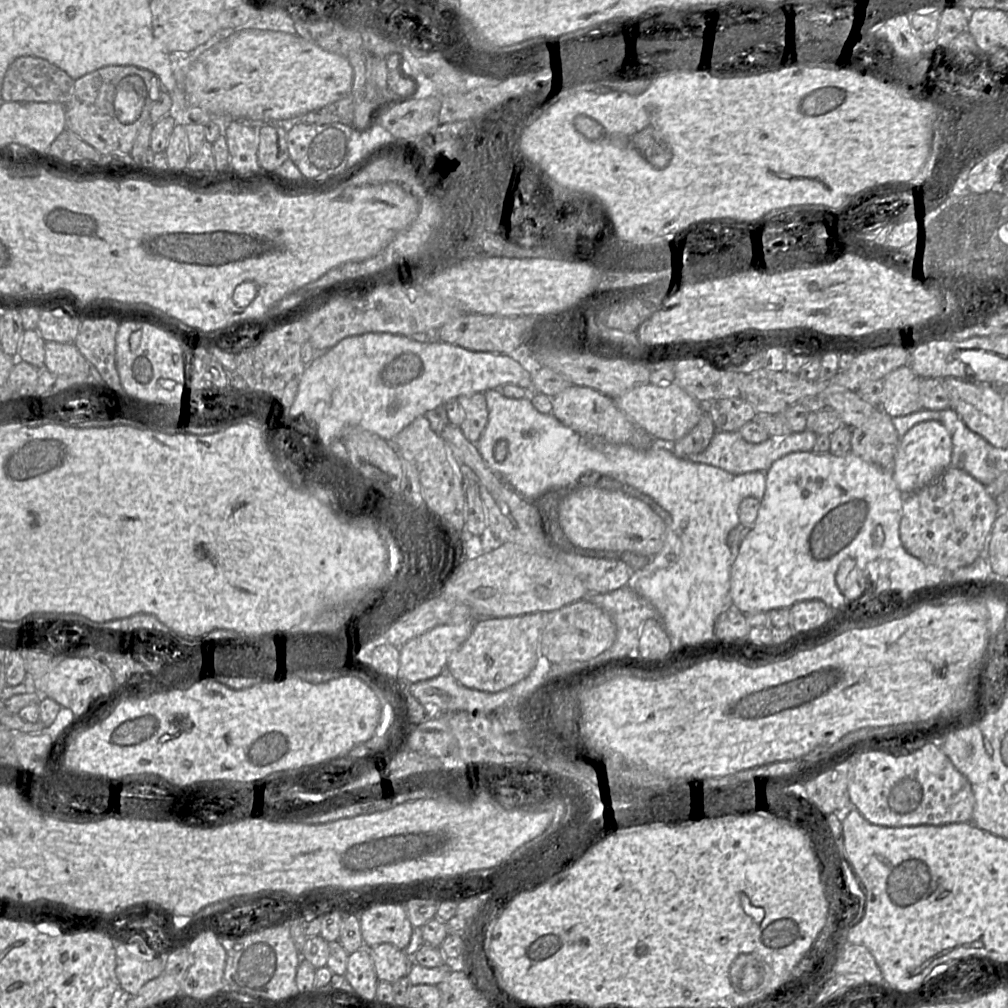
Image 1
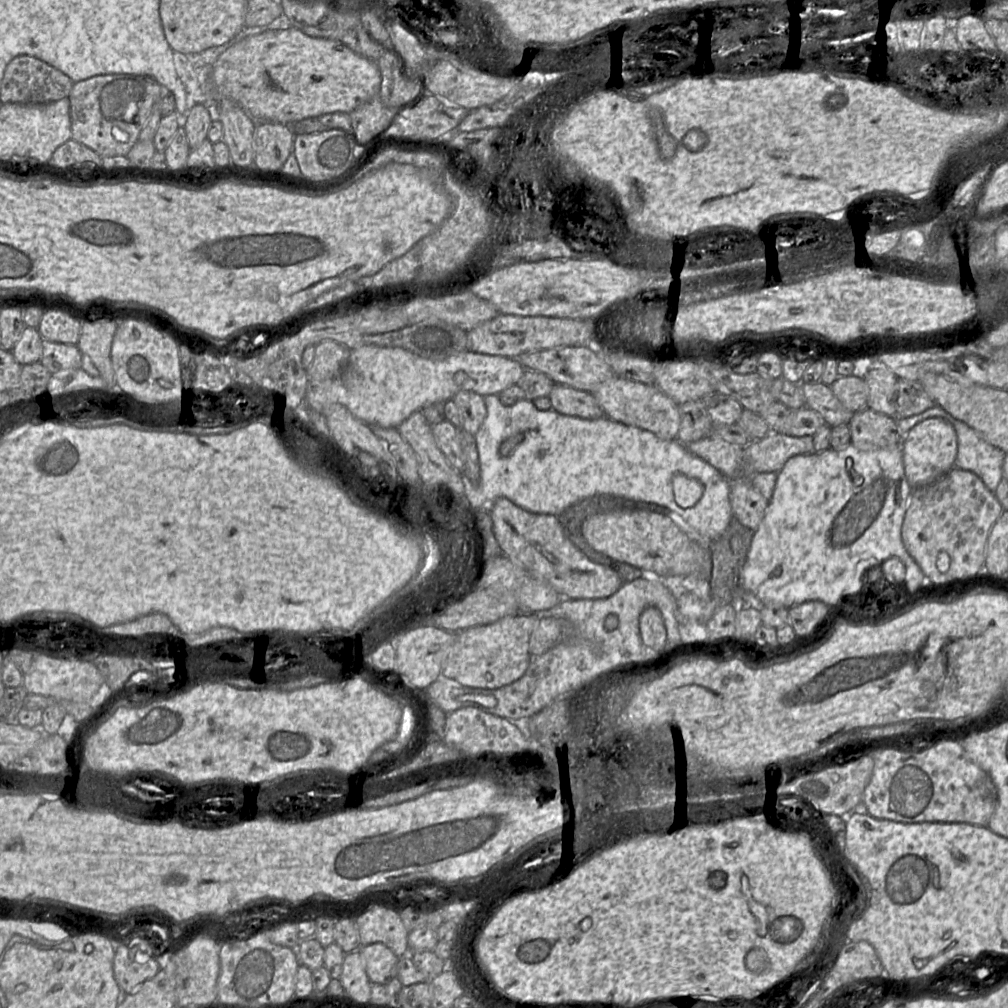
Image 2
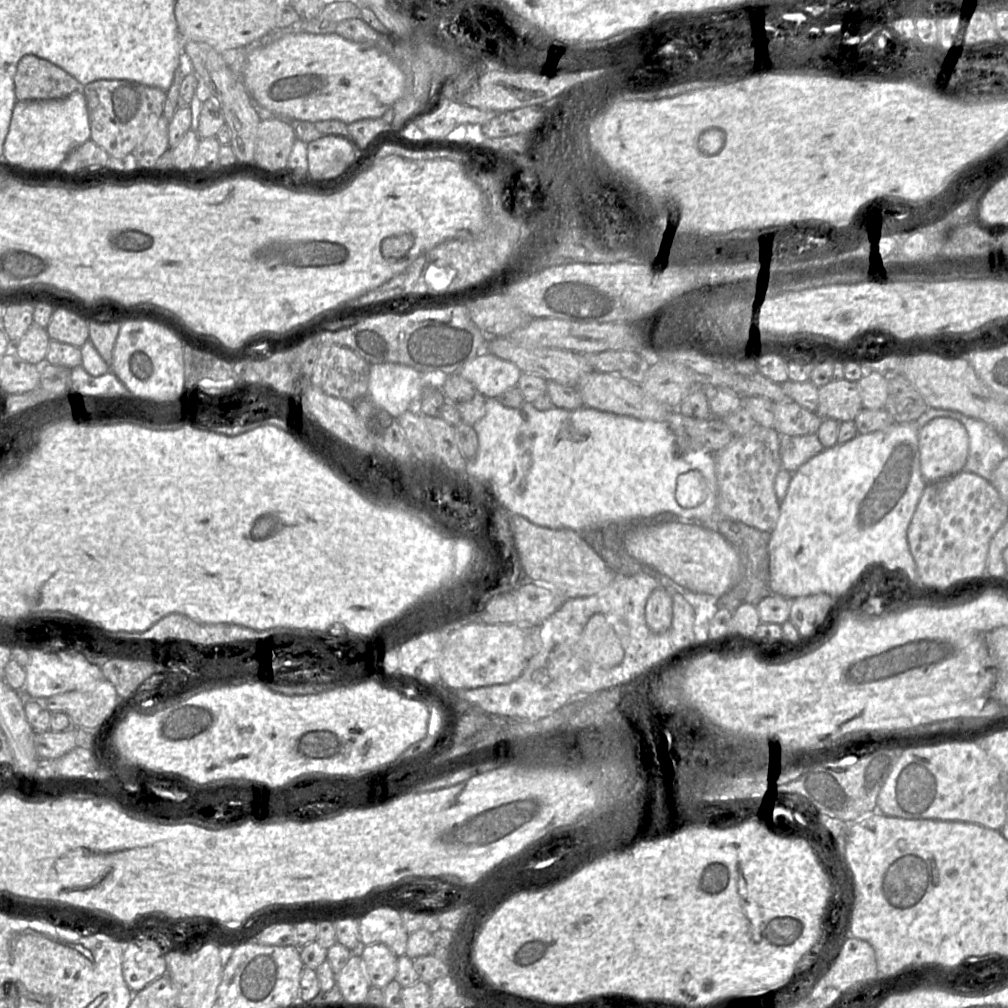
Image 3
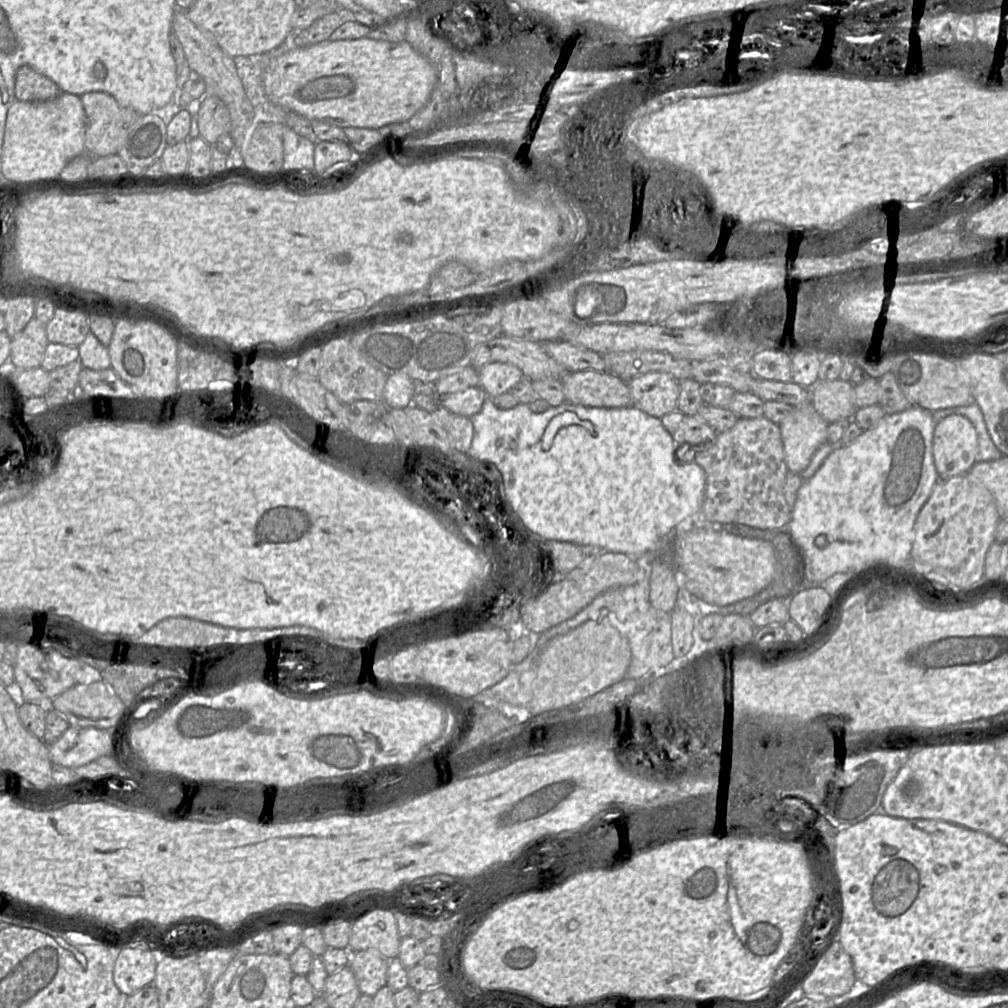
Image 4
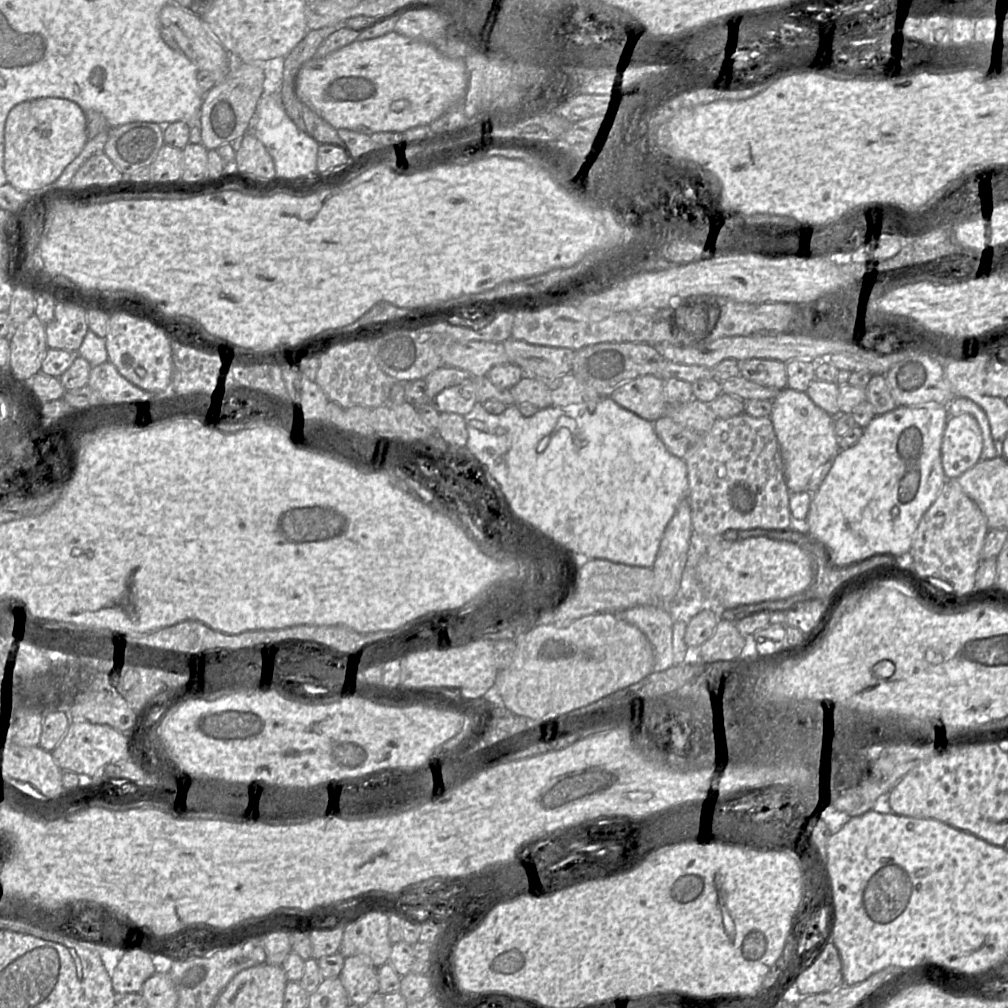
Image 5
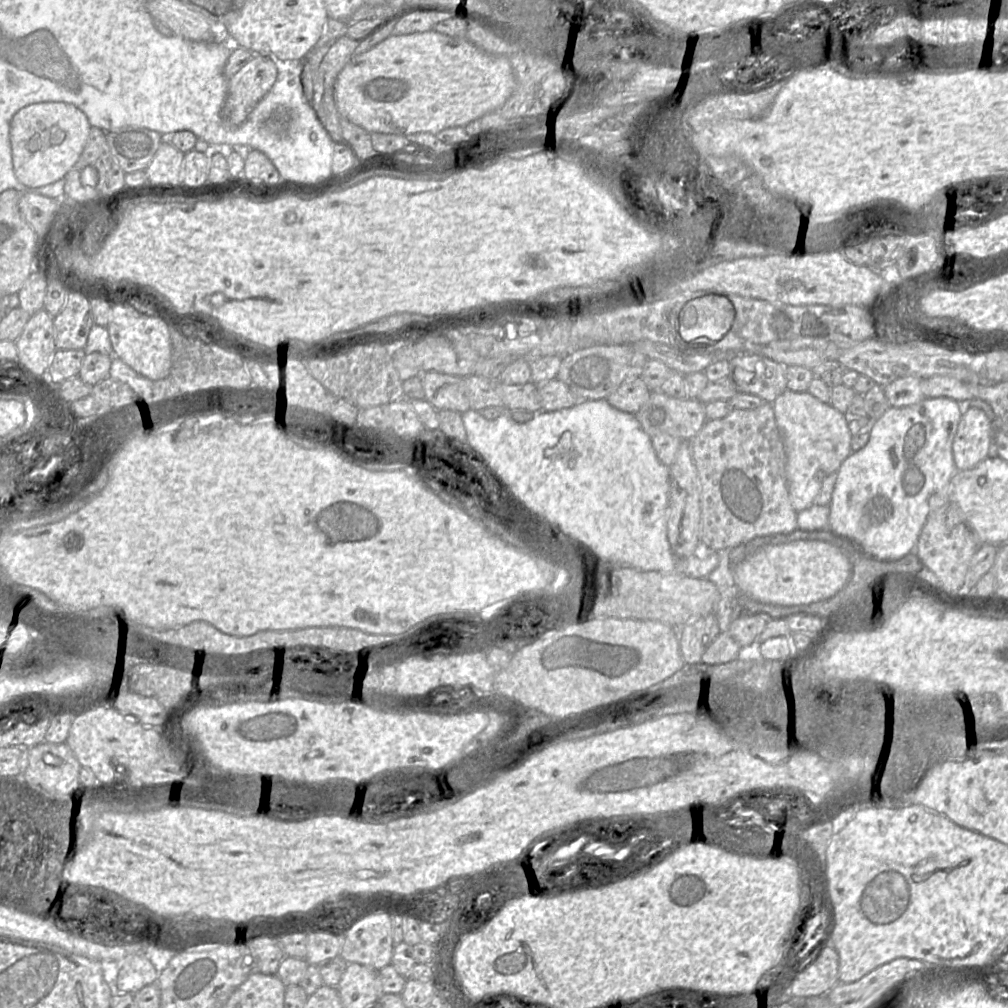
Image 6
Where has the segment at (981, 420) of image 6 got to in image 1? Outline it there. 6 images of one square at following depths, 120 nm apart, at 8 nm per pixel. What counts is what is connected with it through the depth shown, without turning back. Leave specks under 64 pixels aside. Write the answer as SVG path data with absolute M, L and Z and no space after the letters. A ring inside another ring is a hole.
M940 422L918 423L899 441L891 470L893 479L904 495L912 494L936 480L950 466L951 455L951 437Z

